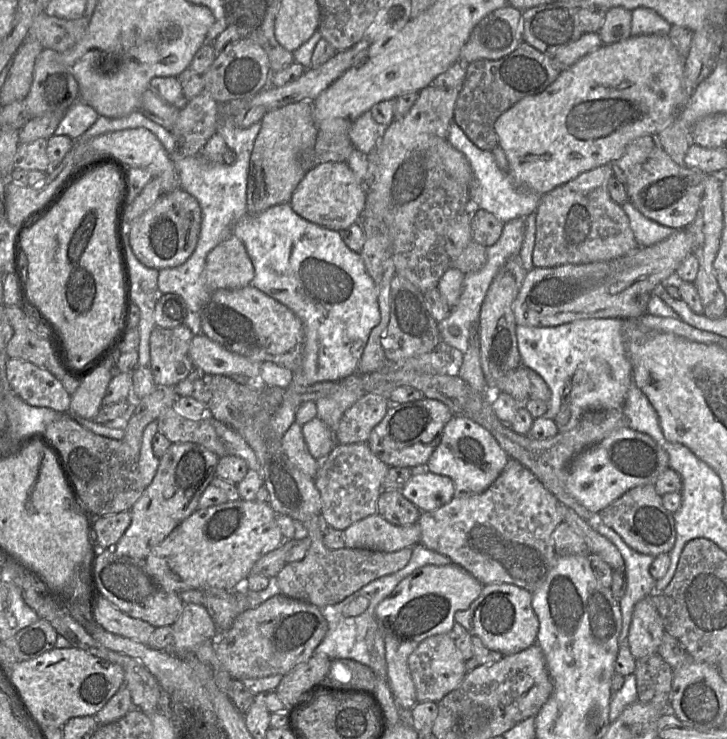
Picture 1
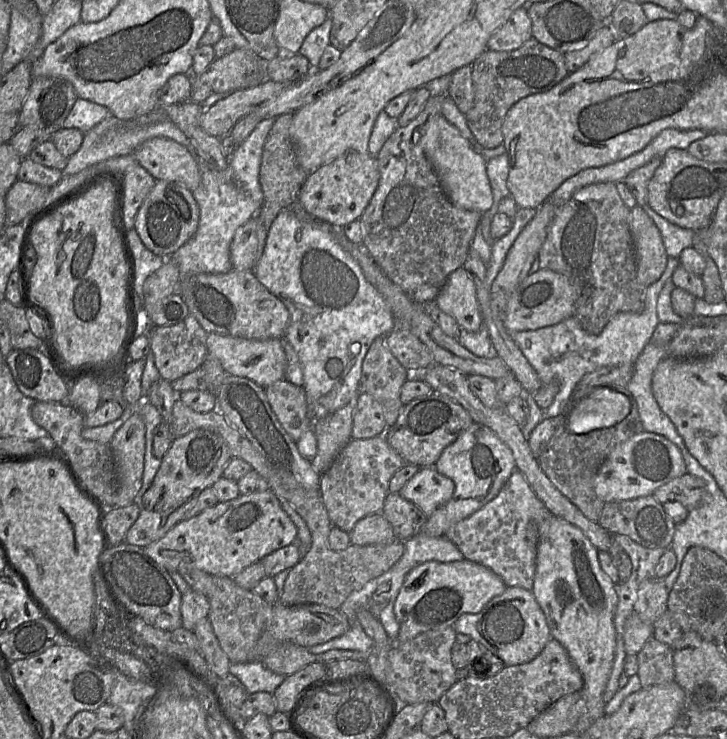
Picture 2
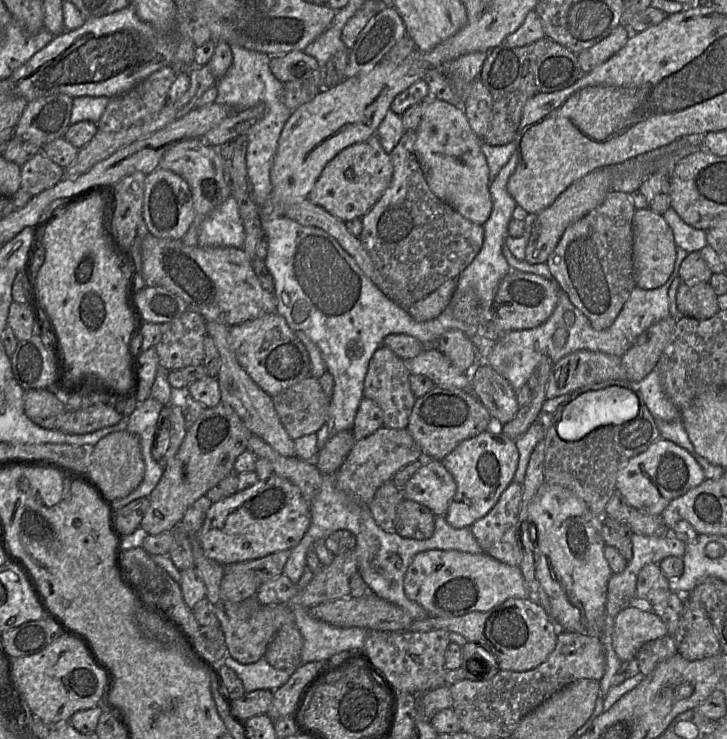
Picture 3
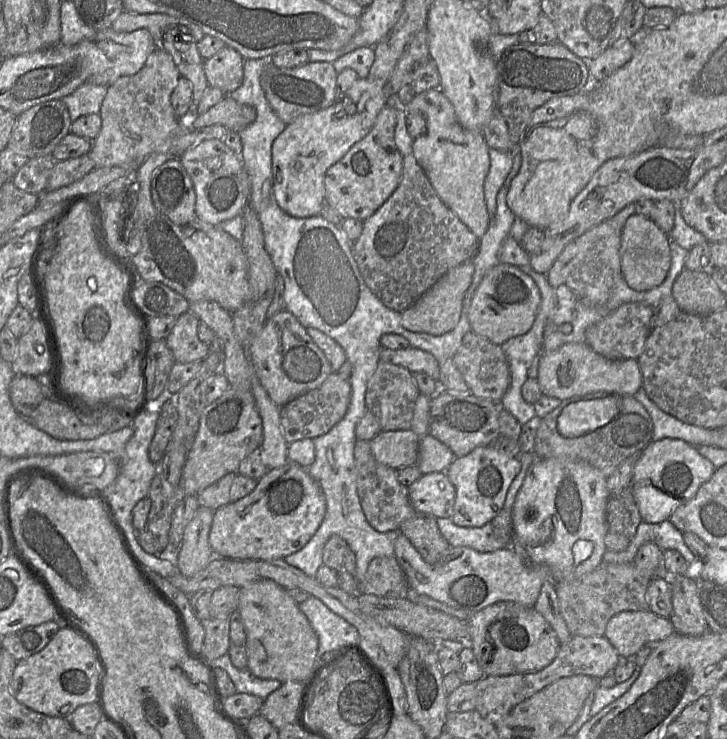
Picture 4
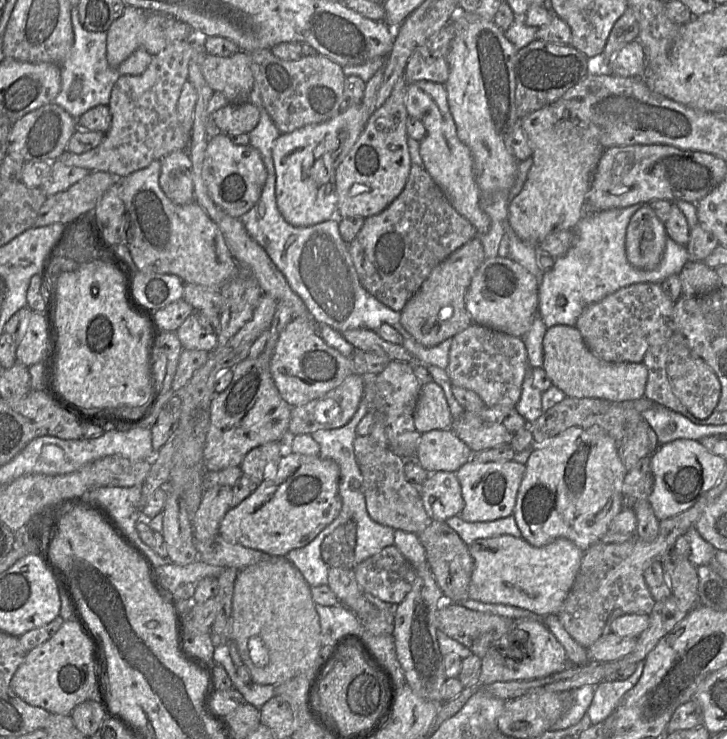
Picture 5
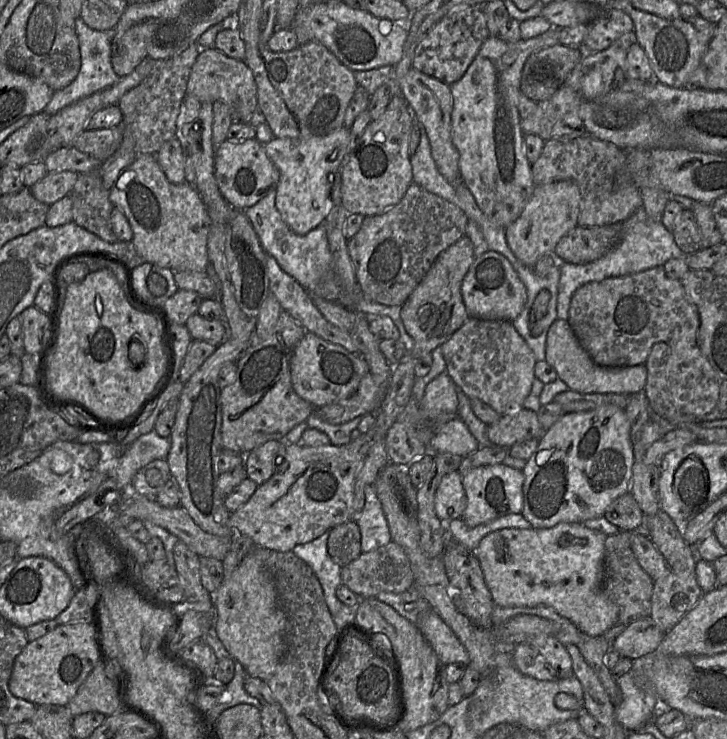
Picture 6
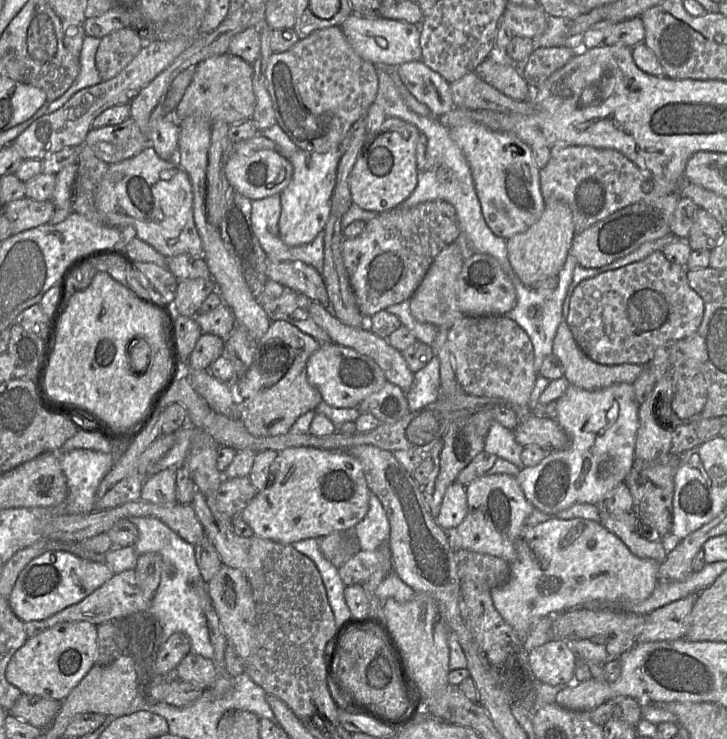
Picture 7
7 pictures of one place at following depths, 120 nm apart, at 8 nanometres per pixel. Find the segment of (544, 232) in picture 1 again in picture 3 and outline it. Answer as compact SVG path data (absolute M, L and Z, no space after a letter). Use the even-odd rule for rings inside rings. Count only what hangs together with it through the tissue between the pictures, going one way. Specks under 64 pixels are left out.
M619 190L611 191L598 207L564 231L546 261L559 288L566 292L571 303L588 318L595 330L604 330L612 325L632 290L637 287L633 264L633 216L635 210L629 194Z

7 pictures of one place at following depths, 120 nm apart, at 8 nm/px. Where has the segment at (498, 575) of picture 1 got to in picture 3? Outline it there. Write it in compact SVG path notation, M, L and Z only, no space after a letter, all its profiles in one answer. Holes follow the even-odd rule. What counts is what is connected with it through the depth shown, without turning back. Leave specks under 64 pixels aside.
M512 481L501 494L498 502L491 511L470 527L484 554L515 567L519 567L522 561L522 553L517 543L517 523L522 494L523 484Z

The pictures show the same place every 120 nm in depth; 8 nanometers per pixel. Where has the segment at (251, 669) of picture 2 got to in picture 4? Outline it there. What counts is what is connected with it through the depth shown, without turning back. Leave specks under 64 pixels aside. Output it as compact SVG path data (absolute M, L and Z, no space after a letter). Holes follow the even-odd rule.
M228 653L212 660L212 663L214 666L220 667L227 672L237 690L237 693L251 694L261 699L265 699L282 684L282 682L275 679L261 679L255 677L247 668L236 668L232 664Z

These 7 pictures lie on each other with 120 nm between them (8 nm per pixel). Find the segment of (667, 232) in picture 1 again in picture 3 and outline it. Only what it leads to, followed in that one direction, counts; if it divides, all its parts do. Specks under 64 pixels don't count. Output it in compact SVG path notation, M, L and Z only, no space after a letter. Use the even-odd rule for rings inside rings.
M672 208L662 215L673 232L676 246L687 253L701 250L707 246L706 231L686 224Z

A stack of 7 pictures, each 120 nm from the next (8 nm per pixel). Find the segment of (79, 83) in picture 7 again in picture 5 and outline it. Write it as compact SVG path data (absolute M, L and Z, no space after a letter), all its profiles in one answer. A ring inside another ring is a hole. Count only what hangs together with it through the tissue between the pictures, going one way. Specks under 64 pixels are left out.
M77 7L71 8L71 22L74 33L74 44L72 49L60 65L61 67L61 90L52 103L62 107L74 119L79 119L85 112L98 105L108 105L112 88L120 78L116 69L109 66L106 57L106 32L91 32L86 30L80 20ZM81 79L83 89L75 100L69 98L70 88L73 82Z

